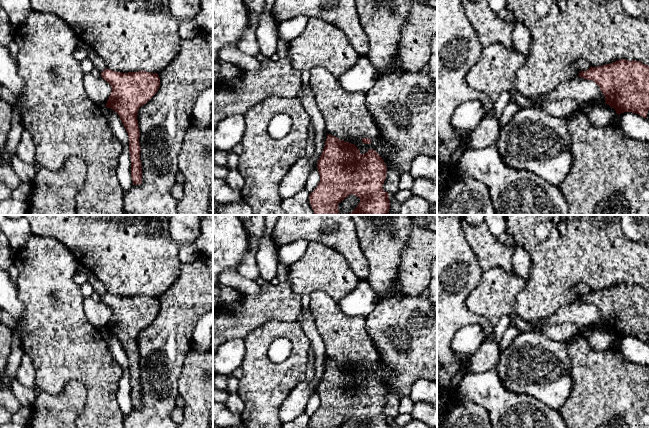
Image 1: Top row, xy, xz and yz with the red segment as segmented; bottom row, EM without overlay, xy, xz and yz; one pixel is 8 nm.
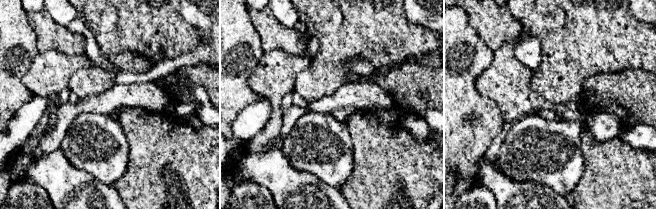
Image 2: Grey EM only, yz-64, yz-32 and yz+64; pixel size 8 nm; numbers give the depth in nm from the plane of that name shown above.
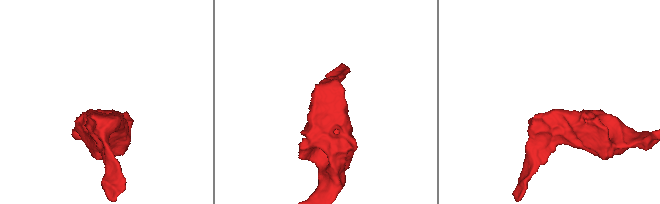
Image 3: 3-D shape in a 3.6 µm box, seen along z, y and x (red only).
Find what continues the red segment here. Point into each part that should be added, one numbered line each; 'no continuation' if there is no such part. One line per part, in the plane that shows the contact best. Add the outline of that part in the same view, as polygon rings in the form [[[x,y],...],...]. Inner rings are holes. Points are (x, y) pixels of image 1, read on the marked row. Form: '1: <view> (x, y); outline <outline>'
no continuation

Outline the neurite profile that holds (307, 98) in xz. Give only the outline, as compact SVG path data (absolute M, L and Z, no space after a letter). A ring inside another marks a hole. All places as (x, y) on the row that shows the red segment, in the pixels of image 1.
M310 84L302 86L300 90L300 100L315 128L315 155L319 160L325 146L325 121L318 109Z

